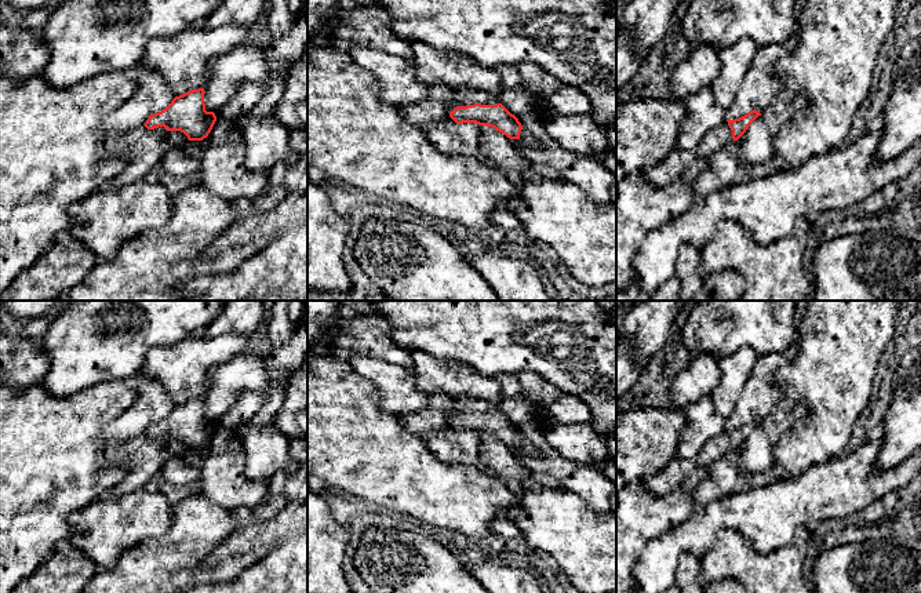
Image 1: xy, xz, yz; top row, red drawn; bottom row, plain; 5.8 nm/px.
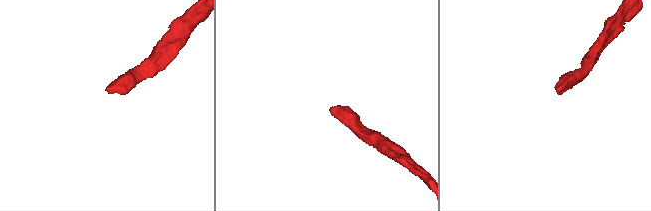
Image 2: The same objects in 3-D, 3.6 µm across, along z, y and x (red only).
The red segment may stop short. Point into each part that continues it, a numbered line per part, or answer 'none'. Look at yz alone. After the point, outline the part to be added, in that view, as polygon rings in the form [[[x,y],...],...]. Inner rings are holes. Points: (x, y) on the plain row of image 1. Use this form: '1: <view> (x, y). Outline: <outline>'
1: yz (720, 446). Outline: [[[728,430],[710,439],[702,451],[691,459],[674,458],[665,470],[645,477],[642,487],[655,495],[665,495],[677,487],[696,469],[709,468],[716,461],[733,452]]]

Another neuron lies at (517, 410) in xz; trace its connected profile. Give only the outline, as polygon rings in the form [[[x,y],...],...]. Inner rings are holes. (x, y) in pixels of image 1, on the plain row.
[[[507,396],[502,400],[500,411],[512,423],[518,426],[535,416],[536,404],[524,396]]]

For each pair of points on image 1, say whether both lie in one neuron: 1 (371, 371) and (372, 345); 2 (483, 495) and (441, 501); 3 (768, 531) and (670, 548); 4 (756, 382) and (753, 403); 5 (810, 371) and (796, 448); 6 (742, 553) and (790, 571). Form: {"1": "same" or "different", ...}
{"1": "different", "2": "same", "3": "same", "4": "same", "5": "same", "6": "same"}

